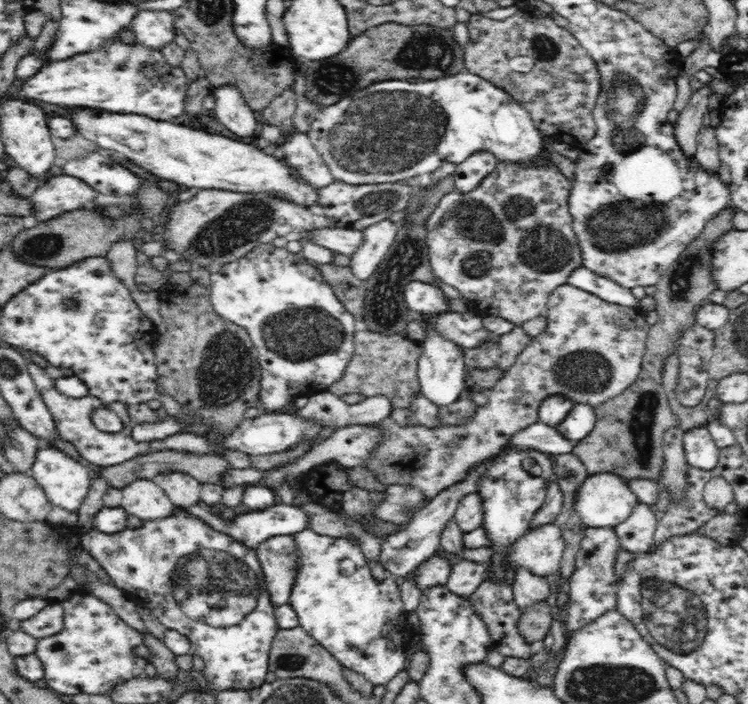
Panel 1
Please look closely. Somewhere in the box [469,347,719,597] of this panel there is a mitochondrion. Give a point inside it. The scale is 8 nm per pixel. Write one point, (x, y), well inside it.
(641, 454)

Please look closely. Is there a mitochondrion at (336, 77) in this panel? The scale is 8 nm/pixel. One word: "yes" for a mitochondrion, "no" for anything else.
yes

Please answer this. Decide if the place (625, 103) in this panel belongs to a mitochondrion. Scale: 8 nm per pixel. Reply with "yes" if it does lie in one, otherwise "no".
yes

